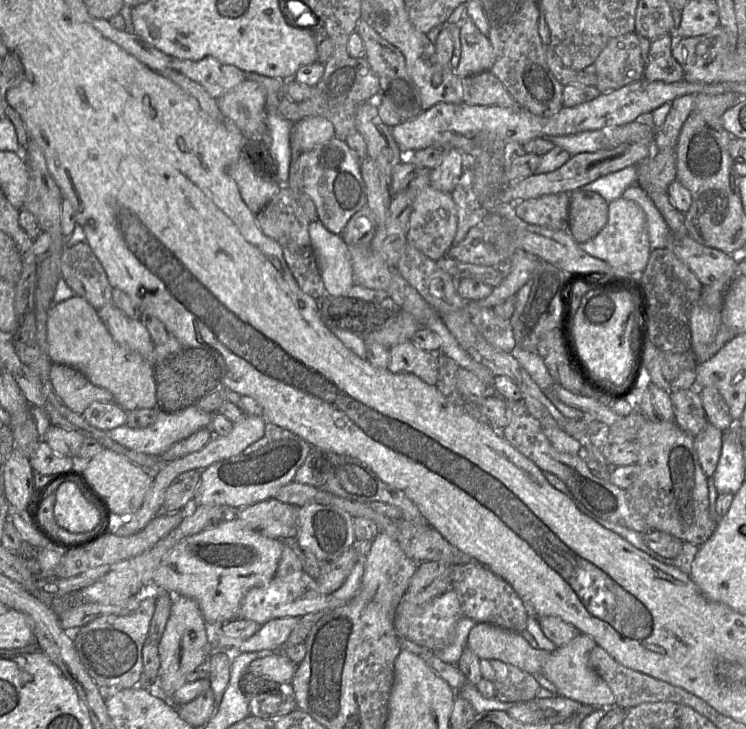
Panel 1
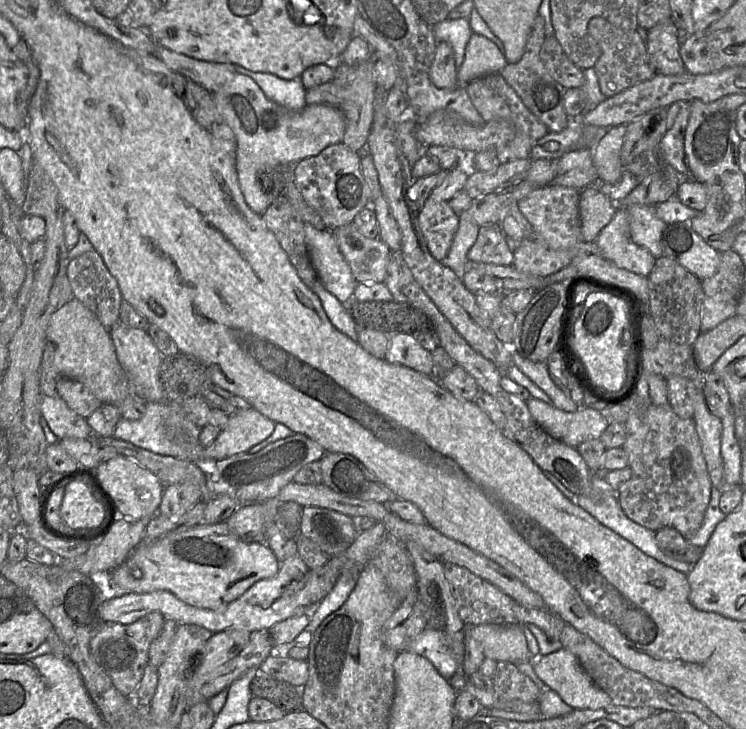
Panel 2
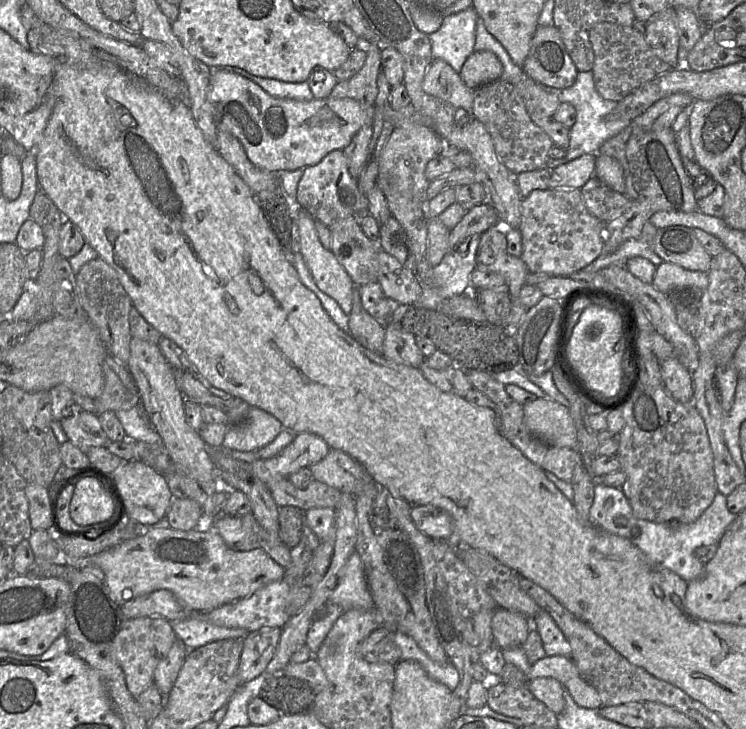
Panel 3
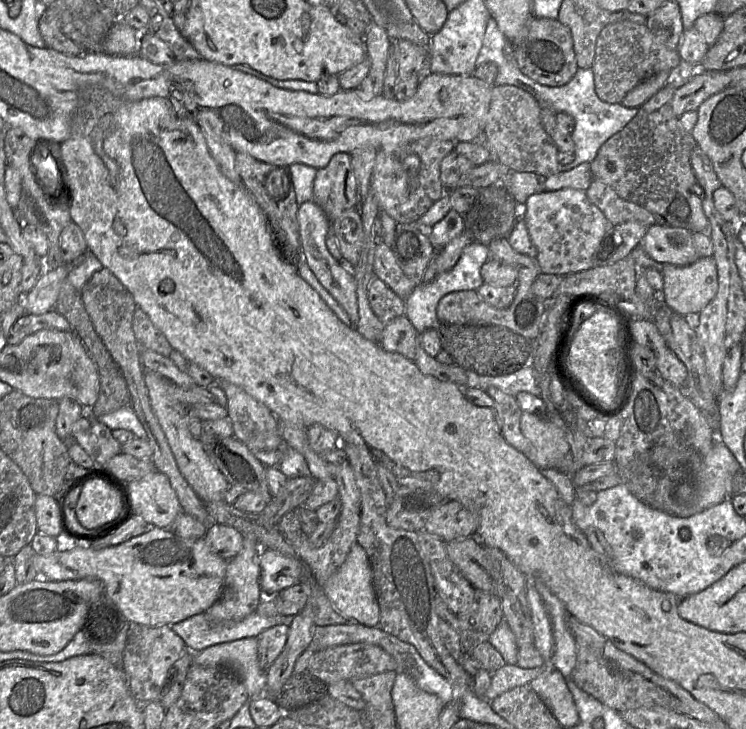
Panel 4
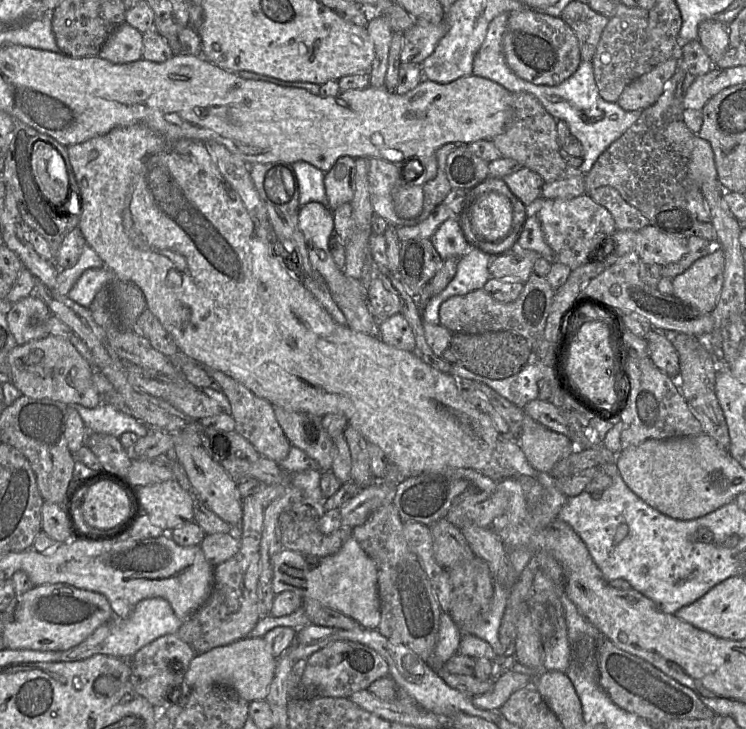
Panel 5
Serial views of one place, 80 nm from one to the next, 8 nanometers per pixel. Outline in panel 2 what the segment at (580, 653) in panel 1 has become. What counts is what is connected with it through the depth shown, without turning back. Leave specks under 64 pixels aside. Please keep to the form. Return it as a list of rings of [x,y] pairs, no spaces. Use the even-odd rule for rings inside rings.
[[[565,647],[537,657],[533,669],[544,684],[558,693],[573,709],[598,709],[612,704],[609,695],[591,680],[577,657]]]

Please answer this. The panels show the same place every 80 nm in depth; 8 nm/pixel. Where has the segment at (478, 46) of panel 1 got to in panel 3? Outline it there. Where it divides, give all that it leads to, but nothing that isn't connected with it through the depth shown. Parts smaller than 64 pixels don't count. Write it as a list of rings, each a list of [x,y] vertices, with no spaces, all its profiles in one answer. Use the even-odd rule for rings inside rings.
[[[473,51],[464,62],[459,75],[466,86],[476,89],[501,77],[503,66],[490,51]]]

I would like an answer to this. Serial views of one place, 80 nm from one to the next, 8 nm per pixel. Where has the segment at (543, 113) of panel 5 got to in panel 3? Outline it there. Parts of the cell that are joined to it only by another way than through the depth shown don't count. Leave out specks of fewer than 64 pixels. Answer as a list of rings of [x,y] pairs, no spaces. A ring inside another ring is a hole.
[[[499,78],[474,89],[473,115],[489,132],[498,160],[514,176],[547,167],[548,153],[554,144],[531,120],[523,99],[512,84]]]

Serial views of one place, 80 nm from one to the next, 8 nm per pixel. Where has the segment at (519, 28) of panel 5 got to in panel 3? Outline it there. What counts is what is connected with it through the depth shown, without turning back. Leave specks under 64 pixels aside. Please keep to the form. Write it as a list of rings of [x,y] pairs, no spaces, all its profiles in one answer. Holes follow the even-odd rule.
[[[537,26],[522,70],[542,86],[563,89],[574,84],[578,70],[555,26]]]

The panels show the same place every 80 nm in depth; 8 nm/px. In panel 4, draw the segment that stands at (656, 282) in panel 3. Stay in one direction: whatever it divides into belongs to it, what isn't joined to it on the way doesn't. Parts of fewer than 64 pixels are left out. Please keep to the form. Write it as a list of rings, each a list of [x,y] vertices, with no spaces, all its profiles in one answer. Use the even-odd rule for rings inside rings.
[[[712,256],[683,267],[666,264],[661,275],[664,301],[684,317],[697,317],[718,290],[717,267]]]

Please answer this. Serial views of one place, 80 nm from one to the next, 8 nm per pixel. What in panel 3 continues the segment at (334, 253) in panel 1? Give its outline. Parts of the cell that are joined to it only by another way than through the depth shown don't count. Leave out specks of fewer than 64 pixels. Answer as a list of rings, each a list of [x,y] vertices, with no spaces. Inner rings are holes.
[[[298,208],[298,210],[295,210],[295,222],[297,223],[299,251],[317,286],[324,293],[335,299],[342,310],[349,316],[352,310],[355,287],[353,280],[337,260],[334,253],[322,245],[315,228],[315,219],[305,210]]]

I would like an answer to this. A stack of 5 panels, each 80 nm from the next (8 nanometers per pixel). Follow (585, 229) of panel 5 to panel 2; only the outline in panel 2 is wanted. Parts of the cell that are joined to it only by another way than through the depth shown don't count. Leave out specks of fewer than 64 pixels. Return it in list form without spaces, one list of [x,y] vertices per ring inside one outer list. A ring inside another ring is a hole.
[[[549,184],[537,187],[517,202],[517,207],[532,225],[533,234],[520,241],[513,251],[513,267],[525,274],[548,276],[567,267],[580,253],[600,254],[593,242],[583,242],[579,216],[579,191]]]

